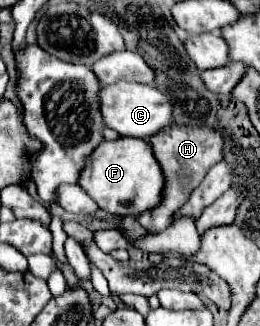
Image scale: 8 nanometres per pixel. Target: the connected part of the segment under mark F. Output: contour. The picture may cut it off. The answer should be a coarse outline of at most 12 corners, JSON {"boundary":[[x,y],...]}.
{"boundary":[[146,139],[104,141],[78,183],[102,211],[160,205],[164,173]]}

